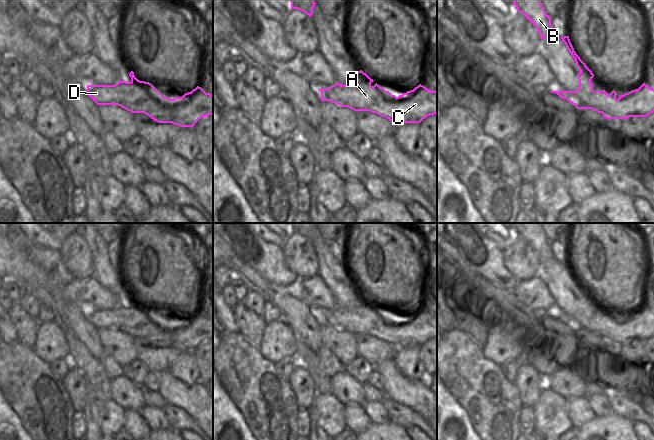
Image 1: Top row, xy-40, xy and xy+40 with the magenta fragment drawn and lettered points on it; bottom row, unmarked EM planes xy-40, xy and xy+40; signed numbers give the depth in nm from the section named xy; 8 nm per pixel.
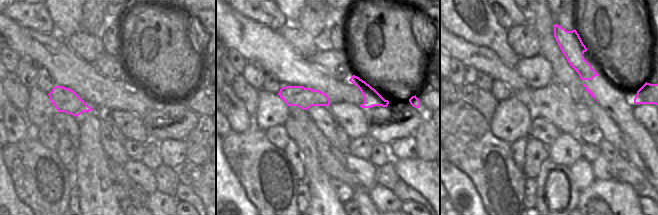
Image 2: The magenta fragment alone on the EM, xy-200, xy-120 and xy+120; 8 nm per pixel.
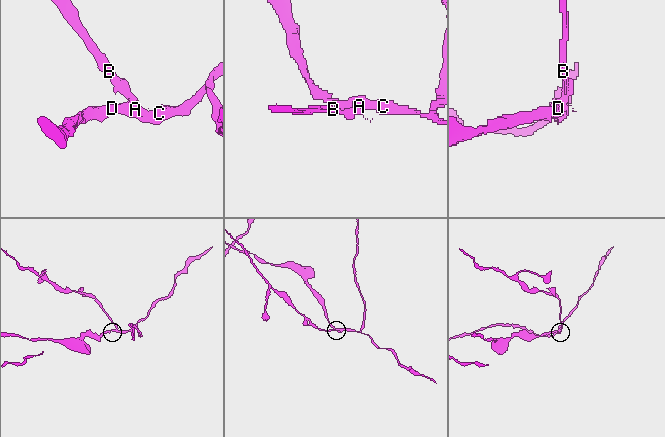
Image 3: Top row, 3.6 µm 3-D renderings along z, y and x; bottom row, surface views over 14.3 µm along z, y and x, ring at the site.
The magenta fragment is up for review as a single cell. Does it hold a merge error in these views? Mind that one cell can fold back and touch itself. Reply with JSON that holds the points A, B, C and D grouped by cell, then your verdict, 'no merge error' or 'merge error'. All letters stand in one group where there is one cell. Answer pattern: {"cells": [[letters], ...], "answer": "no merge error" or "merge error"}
{"cells": [["A", "C", "D"], ["B"]], "answer": "merge error"}

